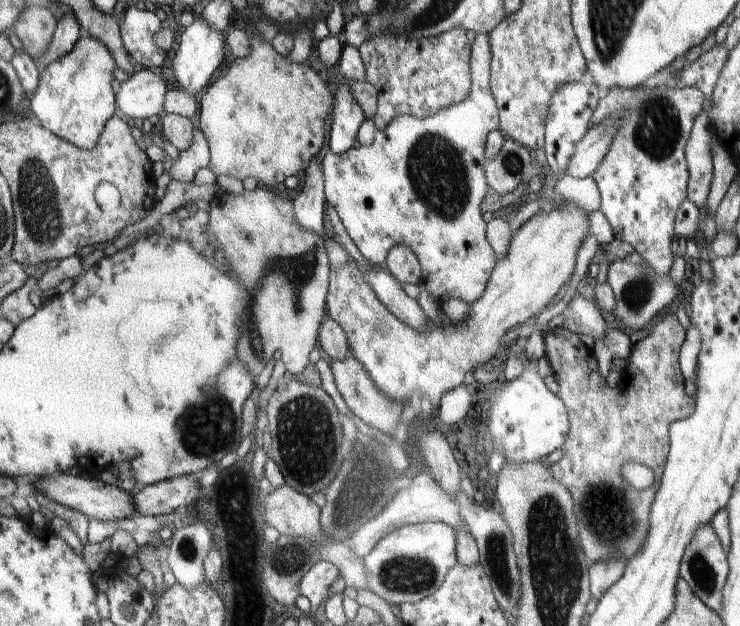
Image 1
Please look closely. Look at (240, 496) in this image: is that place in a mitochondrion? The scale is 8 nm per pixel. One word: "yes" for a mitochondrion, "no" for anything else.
no

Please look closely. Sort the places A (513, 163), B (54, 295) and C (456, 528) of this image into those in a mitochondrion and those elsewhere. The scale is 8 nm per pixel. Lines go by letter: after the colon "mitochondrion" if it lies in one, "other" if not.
A: mitochondrion
B: other
C: other

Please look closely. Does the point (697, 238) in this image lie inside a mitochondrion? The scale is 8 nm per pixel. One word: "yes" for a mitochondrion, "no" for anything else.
no

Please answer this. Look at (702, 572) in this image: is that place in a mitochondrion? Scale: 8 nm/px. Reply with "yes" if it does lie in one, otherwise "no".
yes

